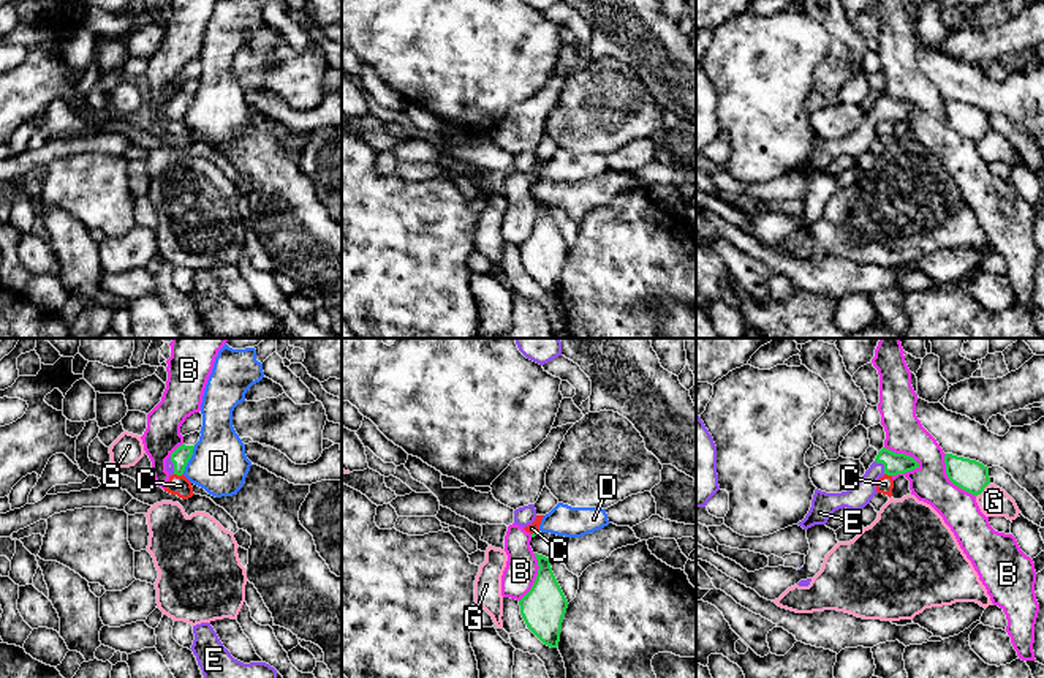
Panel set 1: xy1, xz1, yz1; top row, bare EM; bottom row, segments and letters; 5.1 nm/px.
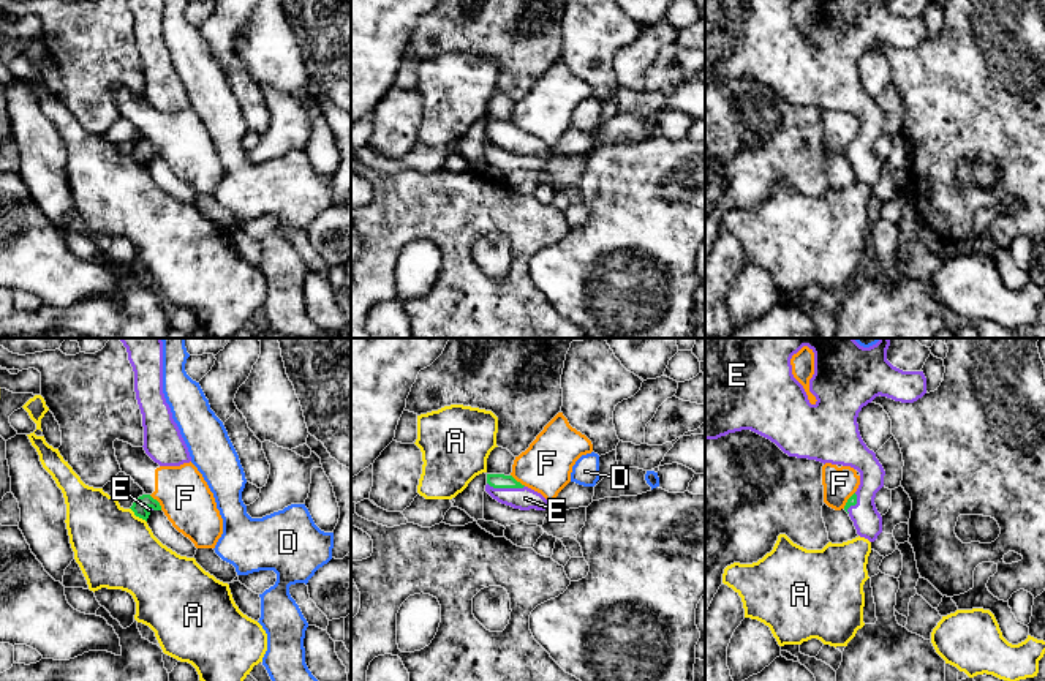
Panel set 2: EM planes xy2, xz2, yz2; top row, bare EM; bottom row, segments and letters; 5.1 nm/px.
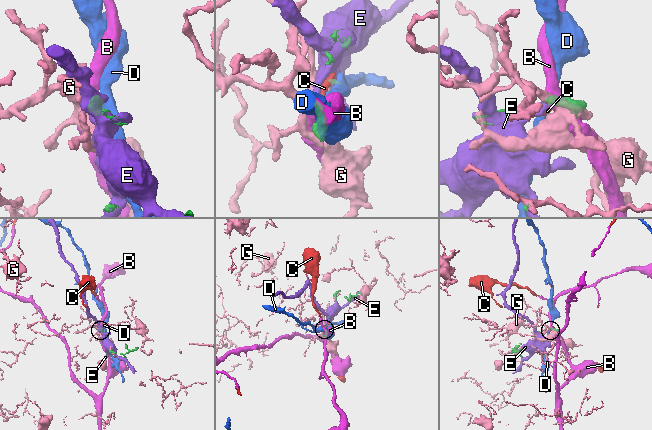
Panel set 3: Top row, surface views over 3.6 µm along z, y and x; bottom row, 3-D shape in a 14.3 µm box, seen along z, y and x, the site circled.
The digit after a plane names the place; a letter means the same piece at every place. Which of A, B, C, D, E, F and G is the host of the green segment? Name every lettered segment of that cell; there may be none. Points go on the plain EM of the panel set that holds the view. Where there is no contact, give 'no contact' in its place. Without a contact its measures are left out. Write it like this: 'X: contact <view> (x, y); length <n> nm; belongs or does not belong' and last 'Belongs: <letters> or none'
A: contact xy2 (138, 161); length 120 nm; does not belong
B: contact yz1 (904, 100); length 220 nm; does not belong
C: contact xy1 (179, 120); length 50 nm; does not belong
D: contact xy1 (189, 105); length 160 nm; does not belong
E: contact xz2 (506, 133); length 190 nm; belongs
F: contact xy2 (157, 147); length 100 nm; does not belong
G: contact yz1 (983, 136); length 100 nm; does not belong
Belongs: E

